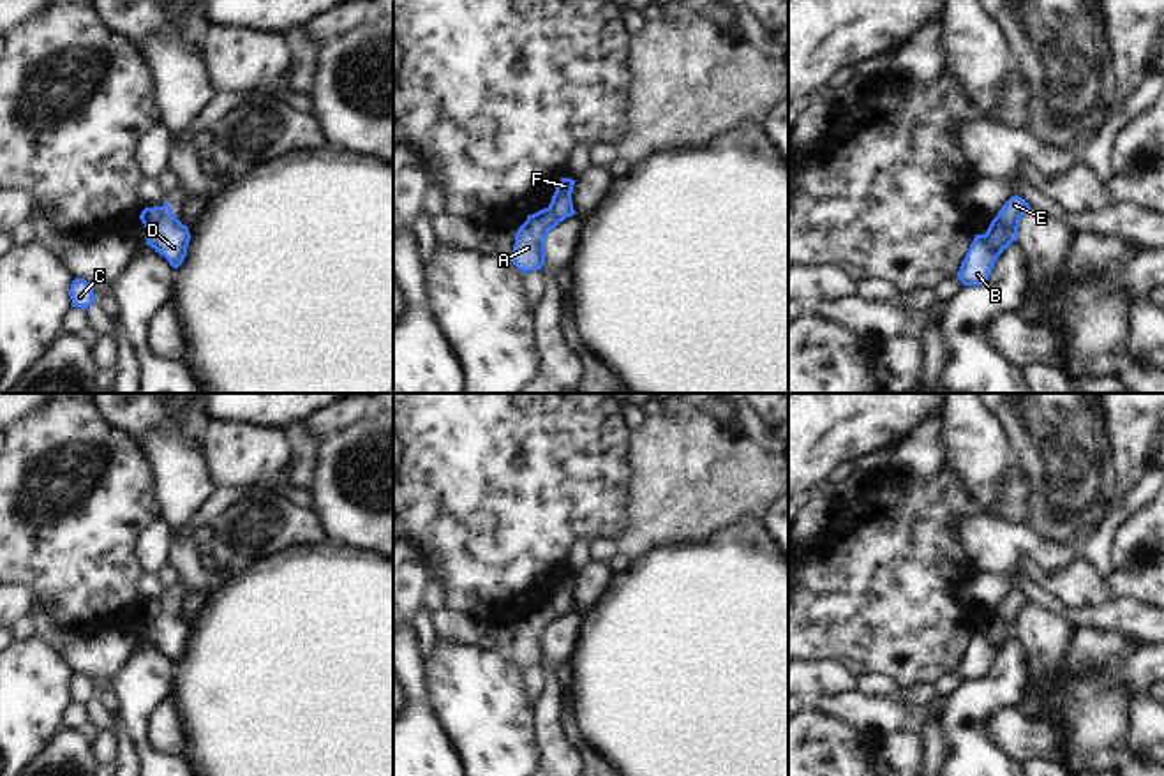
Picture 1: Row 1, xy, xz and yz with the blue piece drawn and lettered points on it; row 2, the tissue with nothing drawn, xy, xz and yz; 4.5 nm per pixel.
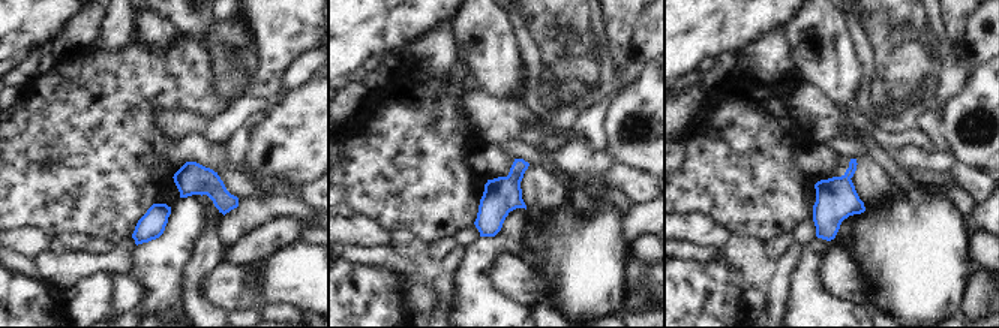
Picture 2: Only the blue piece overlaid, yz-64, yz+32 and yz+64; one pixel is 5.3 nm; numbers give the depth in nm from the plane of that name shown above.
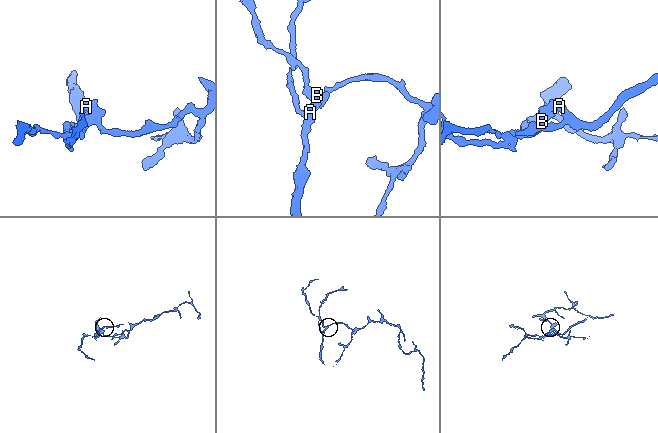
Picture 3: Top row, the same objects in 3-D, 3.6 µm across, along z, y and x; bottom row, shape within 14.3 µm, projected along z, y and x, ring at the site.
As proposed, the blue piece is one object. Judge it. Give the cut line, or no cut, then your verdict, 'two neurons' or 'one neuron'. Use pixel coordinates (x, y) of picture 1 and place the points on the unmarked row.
cut yz (997, 611), (1014, 635); two neurons

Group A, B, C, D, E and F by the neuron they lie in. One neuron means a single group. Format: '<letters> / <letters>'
A C E / B D F

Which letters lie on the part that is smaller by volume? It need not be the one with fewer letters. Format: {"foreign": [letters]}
{"foreign": ["A", "C", "E"]}

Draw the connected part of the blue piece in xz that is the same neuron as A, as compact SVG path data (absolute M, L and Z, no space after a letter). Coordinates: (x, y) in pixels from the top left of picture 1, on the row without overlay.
M548 603L527 610L527 616L515 630L513 640L513 660L520 667L541 665L545 658L545 633L557 619L557 610Z

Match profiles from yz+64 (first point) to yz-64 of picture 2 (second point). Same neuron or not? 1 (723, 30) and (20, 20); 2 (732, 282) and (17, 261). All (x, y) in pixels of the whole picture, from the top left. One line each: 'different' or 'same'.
1: same
2: different

